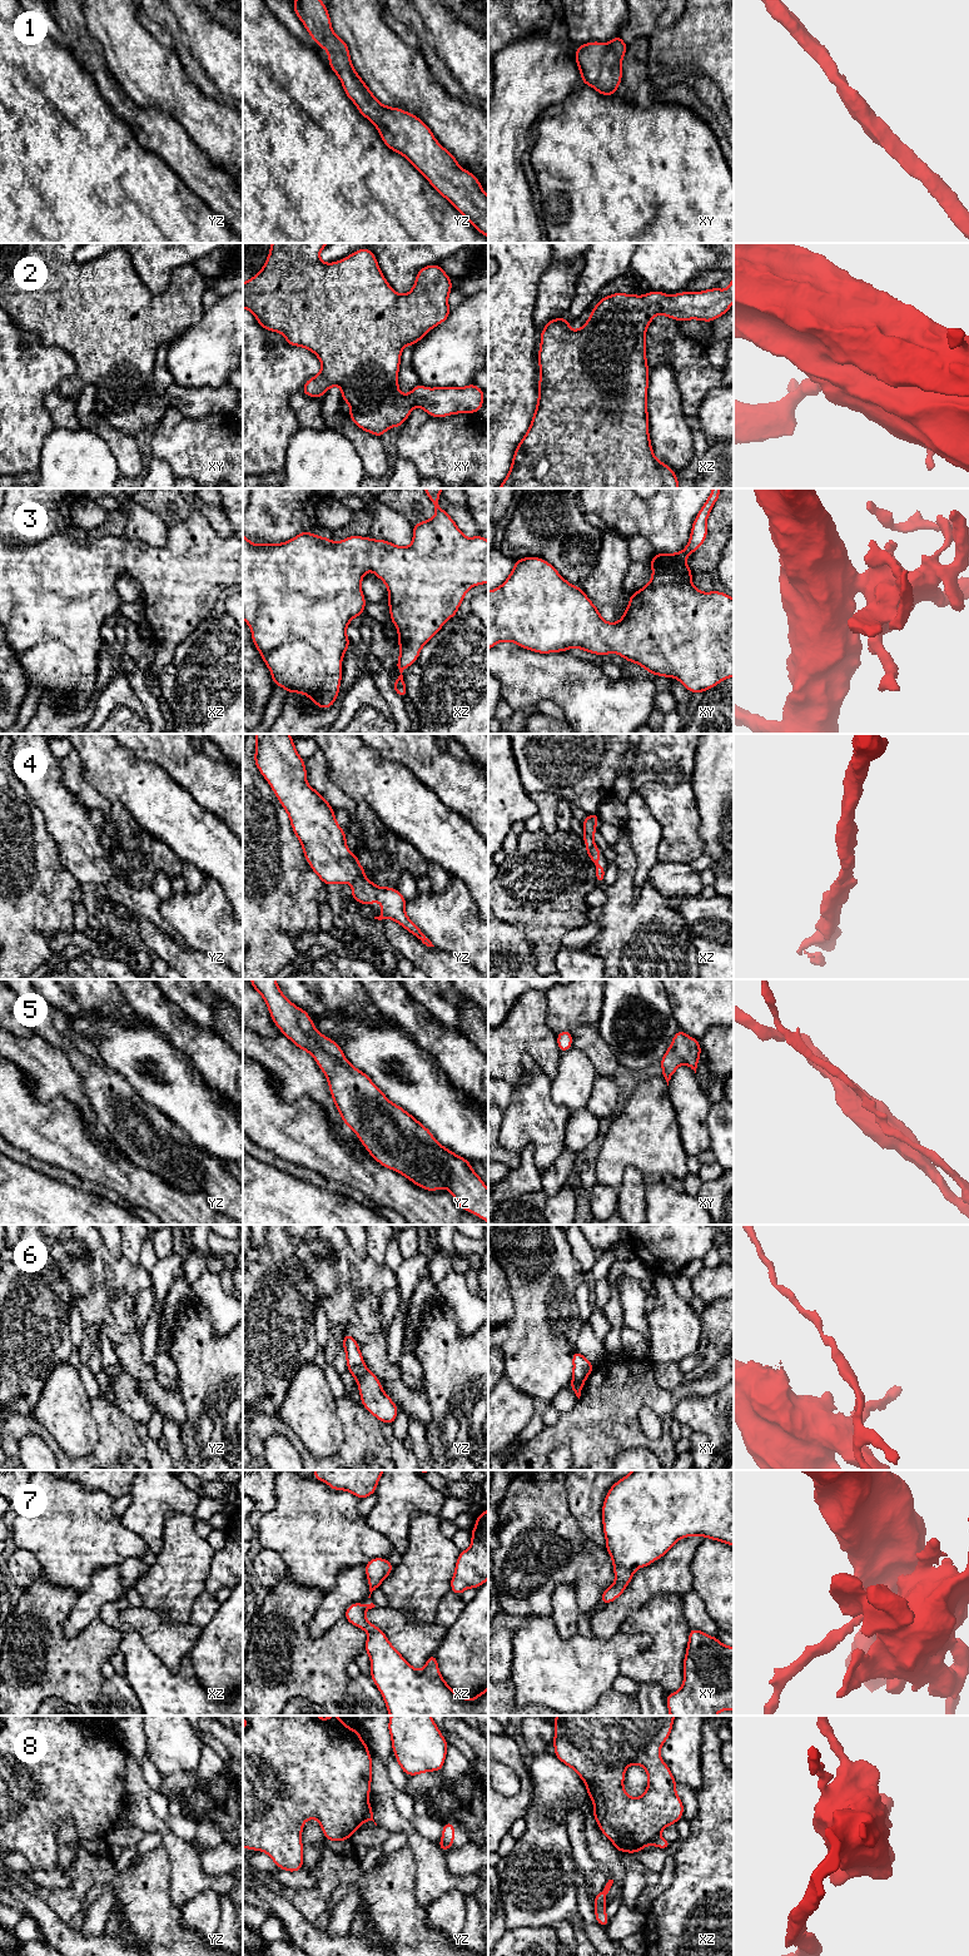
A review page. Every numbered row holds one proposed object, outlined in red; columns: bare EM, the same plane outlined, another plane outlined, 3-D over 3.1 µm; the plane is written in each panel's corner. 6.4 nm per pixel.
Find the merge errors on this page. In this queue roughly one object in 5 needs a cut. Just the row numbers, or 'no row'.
no row

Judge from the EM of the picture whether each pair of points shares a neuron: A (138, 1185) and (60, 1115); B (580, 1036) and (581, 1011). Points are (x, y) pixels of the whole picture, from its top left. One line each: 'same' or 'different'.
A: same
B: different

